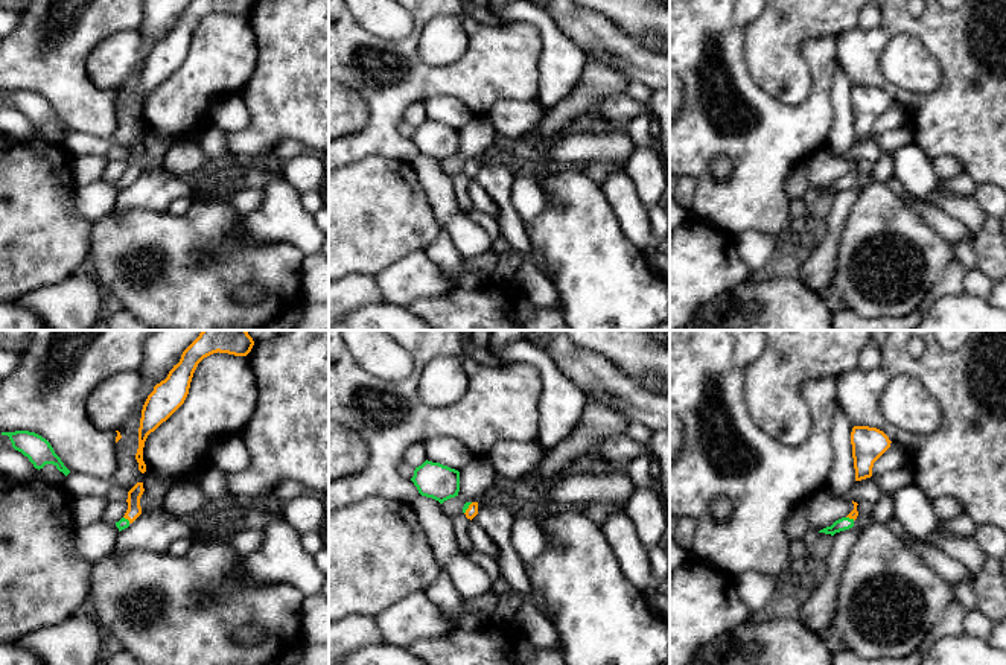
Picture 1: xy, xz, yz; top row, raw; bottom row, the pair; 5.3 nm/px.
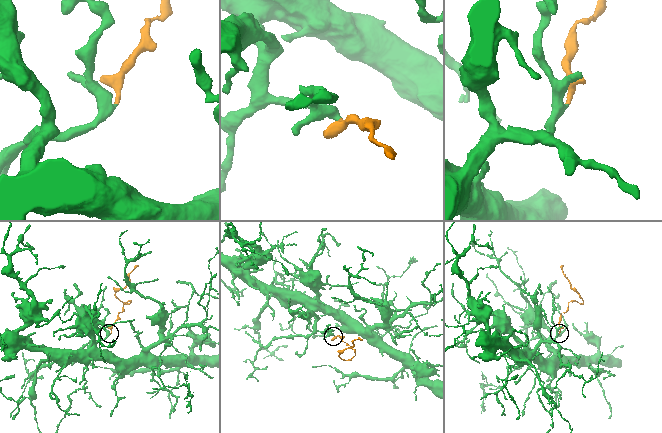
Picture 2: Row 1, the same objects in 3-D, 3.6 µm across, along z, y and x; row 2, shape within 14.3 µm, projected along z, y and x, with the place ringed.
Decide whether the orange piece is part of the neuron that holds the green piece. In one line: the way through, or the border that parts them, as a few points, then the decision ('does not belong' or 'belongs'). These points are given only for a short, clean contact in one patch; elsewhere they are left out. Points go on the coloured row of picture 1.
across xz (466, 505), (467, 507), (472, 510) | belongs

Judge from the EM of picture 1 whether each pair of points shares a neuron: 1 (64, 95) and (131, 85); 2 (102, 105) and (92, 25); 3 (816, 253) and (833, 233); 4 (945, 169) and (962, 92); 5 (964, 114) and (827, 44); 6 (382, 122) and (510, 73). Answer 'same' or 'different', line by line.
1: different
2: same
3: same
4: different
5: different
6: same

